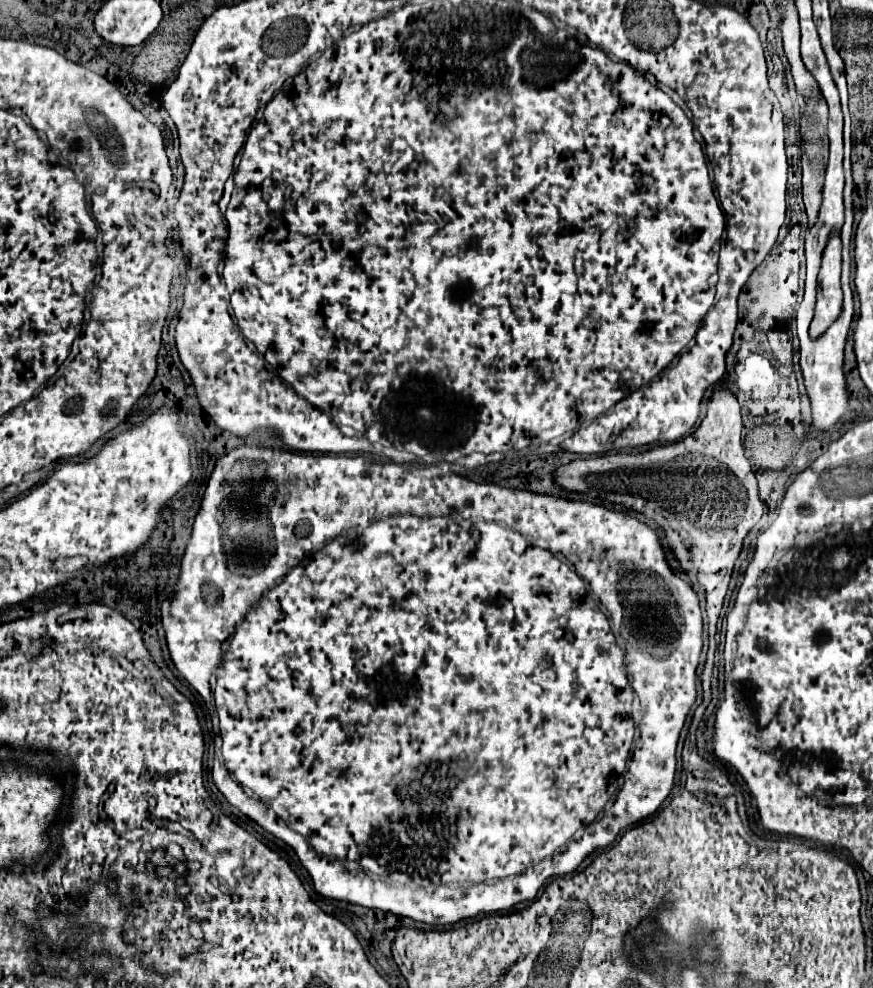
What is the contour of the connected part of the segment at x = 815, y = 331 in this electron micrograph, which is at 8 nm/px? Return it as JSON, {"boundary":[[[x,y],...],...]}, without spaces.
{"boundary":[[[833,230],[821,258],[819,270],[819,286],[817,286],[817,304],[815,316],[811,322],[811,336],[819,336],[825,328],[837,318],[841,312],[841,238],[839,232]]]}

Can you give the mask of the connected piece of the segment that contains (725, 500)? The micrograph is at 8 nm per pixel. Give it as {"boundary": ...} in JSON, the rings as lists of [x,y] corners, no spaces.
{"boundary":[[[715,390],[701,426],[679,442],[643,454],[605,454],[569,462],[553,472],[553,482],[575,492],[591,504],[617,504],[643,514],[665,530],[665,540],[679,562],[683,576],[705,590],[709,624],[708,651],[701,676],[703,701],[693,713],[691,726],[699,725],[712,699],[711,677],[717,648],[715,635],[725,592],[741,552],[743,538],[763,516],[757,480],[745,458],[741,442],[741,406],[735,392]]]}

